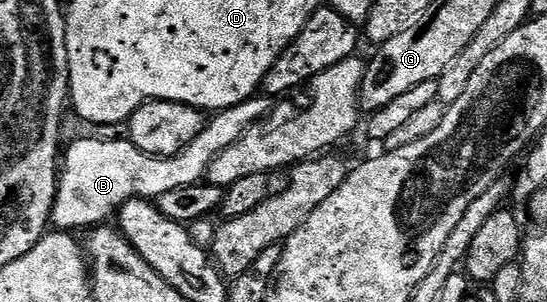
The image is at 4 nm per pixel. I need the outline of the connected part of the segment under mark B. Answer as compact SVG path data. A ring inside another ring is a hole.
M254 96L243 104L214 113L208 119L205 131L185 150L169 158L156 158L143 152L131 140L109 141L100 136L85 138L70 150L68 147L57 183L52 225L61 232L78 232L84 226L97 228L108 223L105 221L133 198L156 200L163 192L171 192L174 188L198 185L208 175L213 161L244 138L249 127L266 117L264 100L264 97Z

